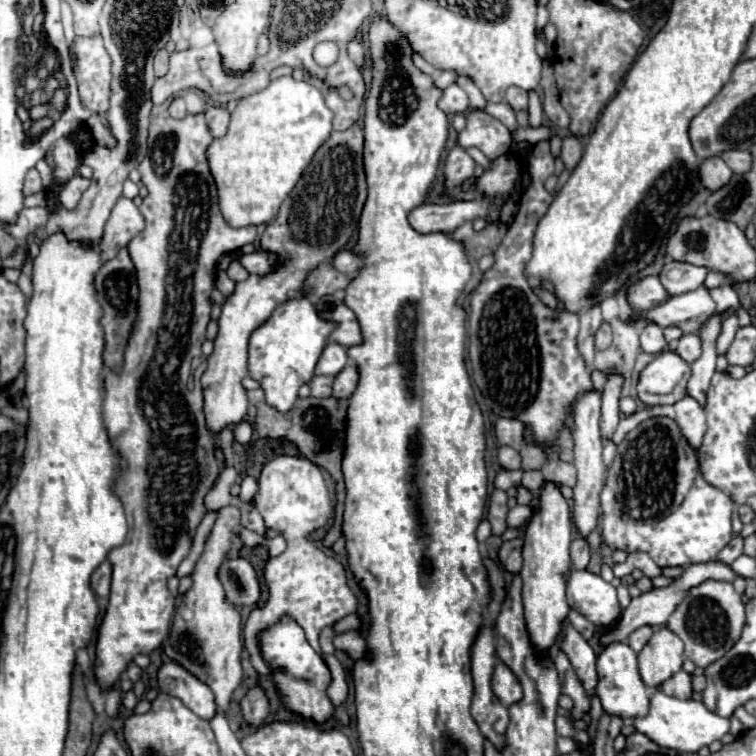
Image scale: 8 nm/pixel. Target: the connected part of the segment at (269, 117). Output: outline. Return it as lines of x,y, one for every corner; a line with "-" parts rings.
281,76
269,82
267,88
245,96
239,100
237,108
231,112
231,124
221,140
213,140
207,148
207,160
211,174
219,192
219,208
225,222
233,228
267,224
277,216
281,202
293,190
303,170
311,162
315,150
329,138
333,126
333,112
325,106
323,94
305,80
295,80
293,76

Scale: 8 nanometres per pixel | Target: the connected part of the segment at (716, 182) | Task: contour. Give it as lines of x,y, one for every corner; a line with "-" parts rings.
713,156
713,158
707,158
701,162
699,166
699,178
701,178
701,184
707,188
707,190
717,190
717,188
723,188
733,176
733,170
721,160
721,156

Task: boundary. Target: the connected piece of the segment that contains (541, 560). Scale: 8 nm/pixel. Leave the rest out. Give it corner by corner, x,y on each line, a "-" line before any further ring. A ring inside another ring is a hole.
547,484
541,492
539,510
531,518
525,530
525,548
523,548
523,570
519,572
523,580
523,608
525,622
529,628
529,638
533,640
533,650
543,656
557,642
563,620
567,618
569,604
565,598
567,574
571,570
569,546
571,546
571,510
567,500
561,496
559,488

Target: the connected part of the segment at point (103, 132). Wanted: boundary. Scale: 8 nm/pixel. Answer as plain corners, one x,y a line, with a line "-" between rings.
97,114
87,120
87,126
91,128
91,132
93,132
93,136
95,136
95,140
97,140
99,146
109,146
109,148
116,146
117,142
115,138
113,138
113,134
99,122

